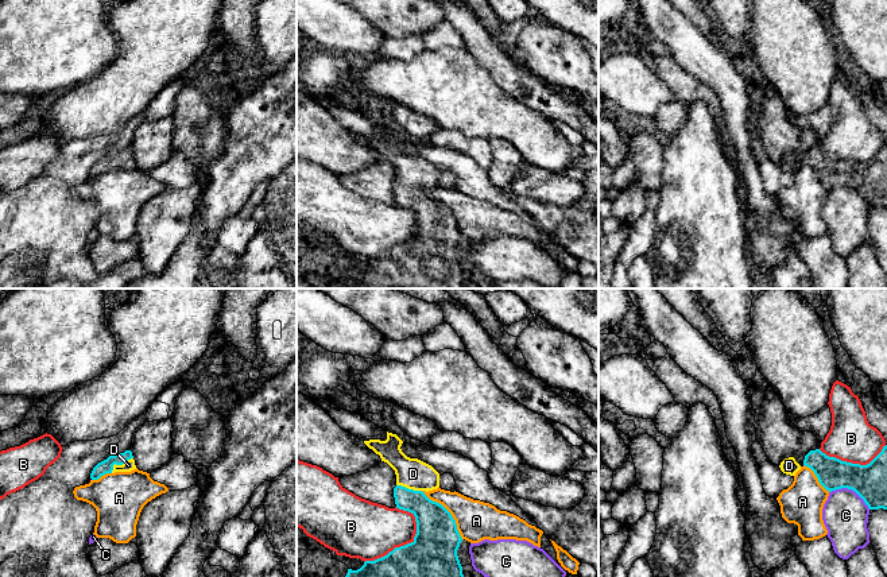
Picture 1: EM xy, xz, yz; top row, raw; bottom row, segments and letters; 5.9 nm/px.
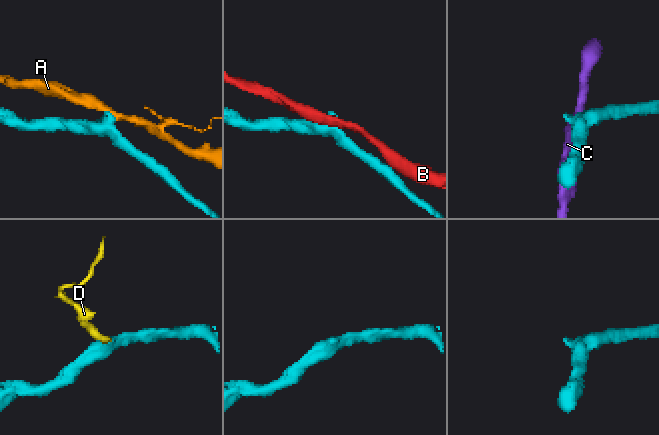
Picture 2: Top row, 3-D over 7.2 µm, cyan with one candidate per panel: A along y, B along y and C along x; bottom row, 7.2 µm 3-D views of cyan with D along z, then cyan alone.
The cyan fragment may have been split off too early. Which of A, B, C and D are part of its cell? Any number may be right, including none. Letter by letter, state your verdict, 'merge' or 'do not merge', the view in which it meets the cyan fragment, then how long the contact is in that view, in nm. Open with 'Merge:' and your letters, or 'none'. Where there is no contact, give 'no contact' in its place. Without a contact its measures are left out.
Merge: D
A: do not merge; contact in xz; length 380 nm
B: do not merge; contact in xz; length 420 nm
C: do not merge; contact in yz; length 260 nm
D: merge; contact in xy; length 160 nm

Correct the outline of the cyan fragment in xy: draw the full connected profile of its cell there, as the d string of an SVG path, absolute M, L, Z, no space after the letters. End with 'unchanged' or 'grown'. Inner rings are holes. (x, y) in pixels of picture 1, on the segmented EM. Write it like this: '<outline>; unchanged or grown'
M125 450L124 453L109 456L106 460L98 462L92 473L92 480L98 480L101 476L106 473L115 472L131 472L136 469L135 460L131 450Z; grown

